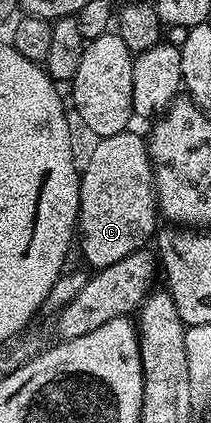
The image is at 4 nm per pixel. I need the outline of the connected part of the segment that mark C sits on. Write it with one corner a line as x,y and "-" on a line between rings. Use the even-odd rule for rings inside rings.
131,129
100,138
91,151
85,167
80,174
79,184
79,220
77,237
81,239
81,251
90,268
103,269
112,266
126,255
144,248
156,234
159,212
155,200
154,170
148,155
147,144
142,134
137,135

